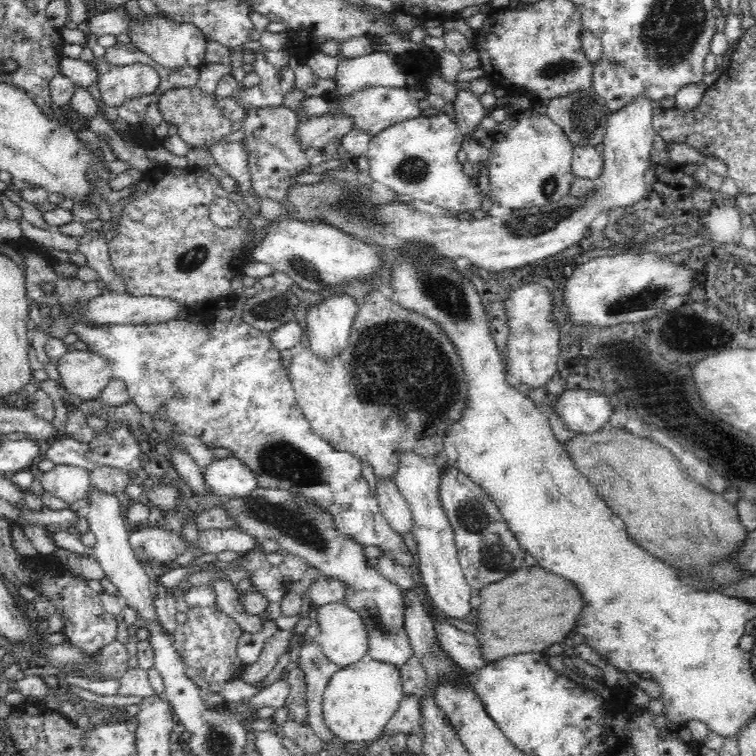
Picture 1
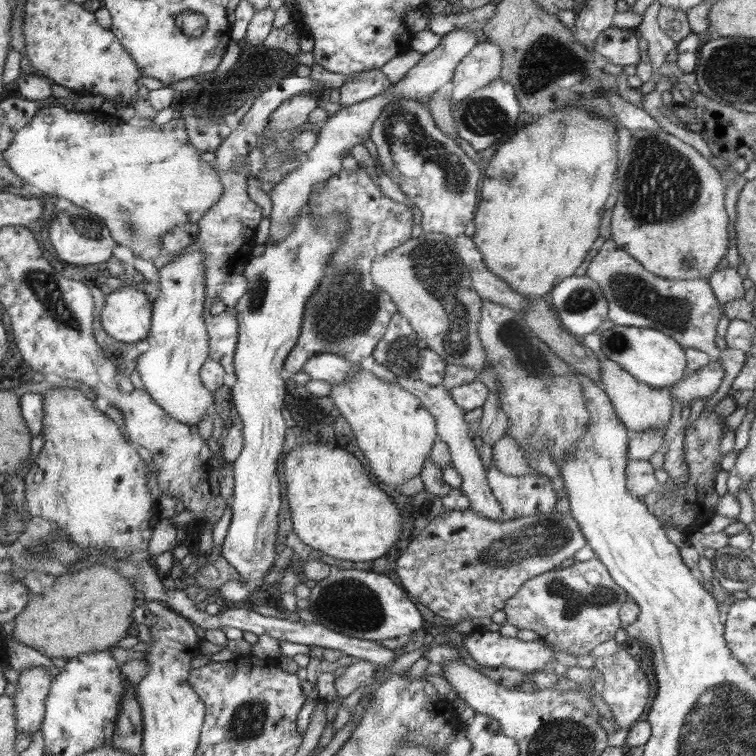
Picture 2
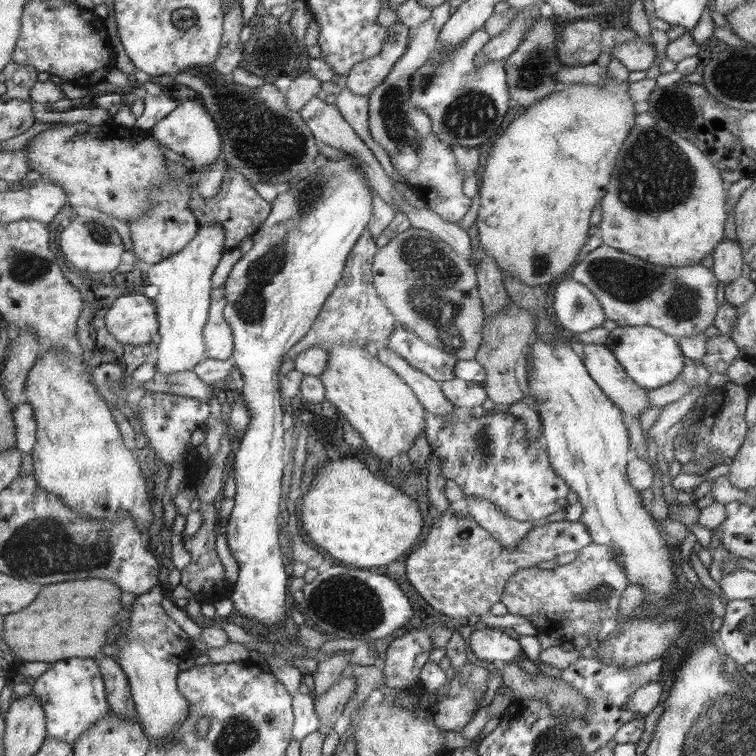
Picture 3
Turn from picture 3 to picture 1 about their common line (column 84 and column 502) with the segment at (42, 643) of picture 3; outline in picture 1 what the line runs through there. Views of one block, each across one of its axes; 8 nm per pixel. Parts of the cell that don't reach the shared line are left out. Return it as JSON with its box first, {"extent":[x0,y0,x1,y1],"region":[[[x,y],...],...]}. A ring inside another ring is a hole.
{"extent":[478,565,583,663],"region":[[[540,565],[522,566],[516,572],[505,576],[497,583],[486,585],[479,592],[480,606],[478,614],[478,644],[482,659],[492,663],[505,656],[522,654],[523,652],[544,653],[553,644],[559,643],[568,632],[573,631],[579,614],[583,610],[583,596],[578,587],[568,579],[547,571]]]}

